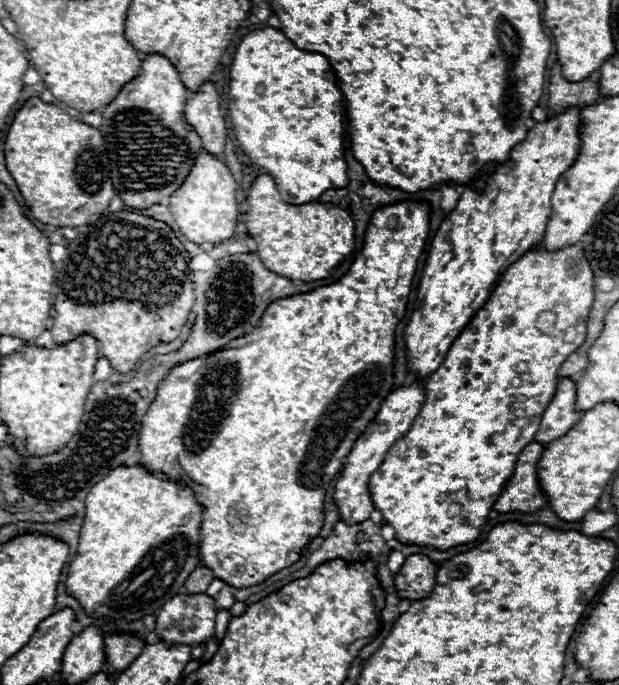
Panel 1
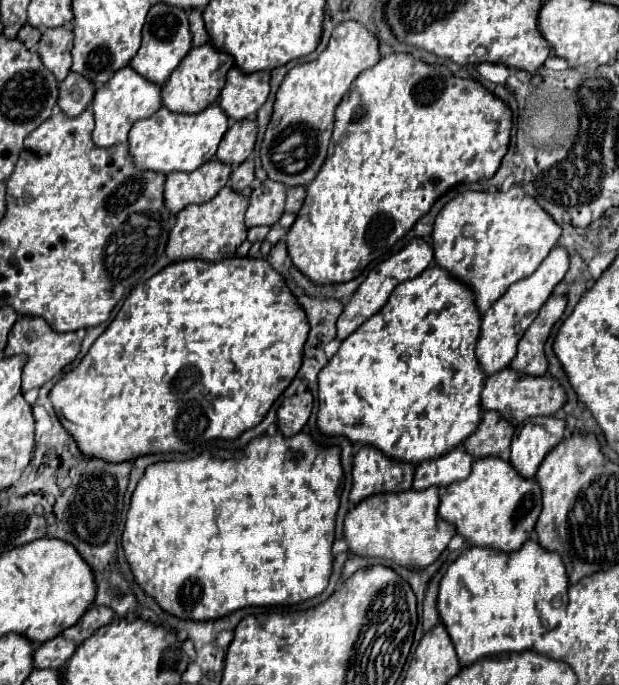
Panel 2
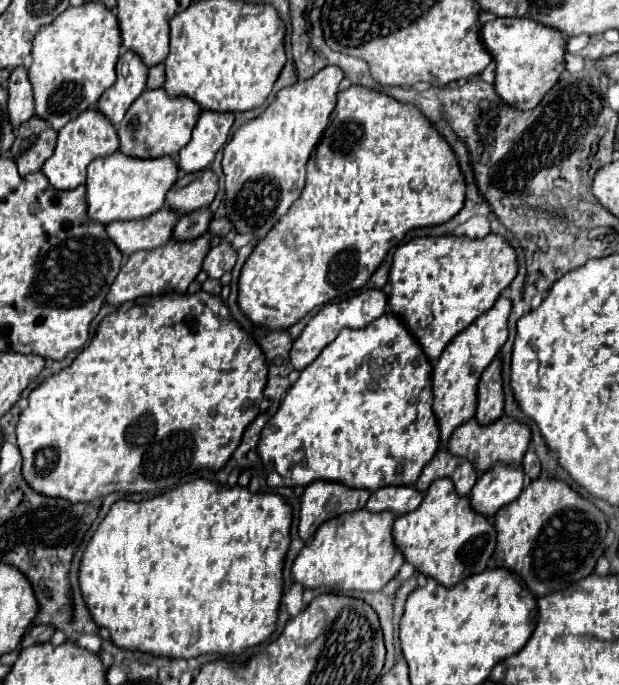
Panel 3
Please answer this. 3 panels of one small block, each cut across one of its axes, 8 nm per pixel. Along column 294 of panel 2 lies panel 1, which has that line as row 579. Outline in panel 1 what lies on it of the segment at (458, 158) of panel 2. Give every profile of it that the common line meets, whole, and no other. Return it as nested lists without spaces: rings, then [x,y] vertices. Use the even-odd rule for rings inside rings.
[[[396,202],[392,206],[378,208],[372,214],[370,224],[366,228],[362,250],[356,254],[350,270],[338,282],[326,288],[322,286],[306,294],[296,294],[296,296],[272,302],[268,310],[262,314],[260,324],[252,334],[246,334],[242,338],[228,342],[228,348],[222,348],[208,356],[178,364],[176,368],[172,368],[168,378],[158,386],[156,400],[148,408],[142,420],[142,428],[140,428],[140,438],[138,438],[138,448],[142,454],[140,464],[150,474],[166,474],[172,480],[180,480],[194,490],[196,500],[204,508],[202,524],[200,524],[200,544],[198,544],[200,566],[212,570],[214,578],[224,580],[228,586],[248,588],[248,586],[256,586],[264,582],[268,576],[276,574],[278,570],[288,568],[294,562],[298,562],[308,542],[318,536],[324,524],[324,516],[322,516],[324,494],[330,482],[334,480],[334,478],[324,478],[324,476],[336,476],[340,472],[344,464],[342,458],[348,456],[348,452],[352,450],[352,444],[362,436],[364,428],[376,416],[384,398],[390,394],[394,332],[396,332],[396,324],[406,314],[406,304],[410,296],[412,278],[416,274],[416,264],[428,238],[428,230],[430,230],[428,214],[430,214],[430,208],[424,202]]]

